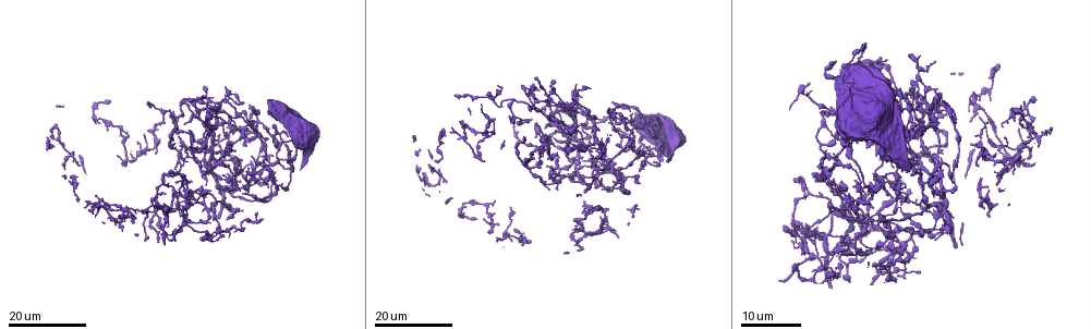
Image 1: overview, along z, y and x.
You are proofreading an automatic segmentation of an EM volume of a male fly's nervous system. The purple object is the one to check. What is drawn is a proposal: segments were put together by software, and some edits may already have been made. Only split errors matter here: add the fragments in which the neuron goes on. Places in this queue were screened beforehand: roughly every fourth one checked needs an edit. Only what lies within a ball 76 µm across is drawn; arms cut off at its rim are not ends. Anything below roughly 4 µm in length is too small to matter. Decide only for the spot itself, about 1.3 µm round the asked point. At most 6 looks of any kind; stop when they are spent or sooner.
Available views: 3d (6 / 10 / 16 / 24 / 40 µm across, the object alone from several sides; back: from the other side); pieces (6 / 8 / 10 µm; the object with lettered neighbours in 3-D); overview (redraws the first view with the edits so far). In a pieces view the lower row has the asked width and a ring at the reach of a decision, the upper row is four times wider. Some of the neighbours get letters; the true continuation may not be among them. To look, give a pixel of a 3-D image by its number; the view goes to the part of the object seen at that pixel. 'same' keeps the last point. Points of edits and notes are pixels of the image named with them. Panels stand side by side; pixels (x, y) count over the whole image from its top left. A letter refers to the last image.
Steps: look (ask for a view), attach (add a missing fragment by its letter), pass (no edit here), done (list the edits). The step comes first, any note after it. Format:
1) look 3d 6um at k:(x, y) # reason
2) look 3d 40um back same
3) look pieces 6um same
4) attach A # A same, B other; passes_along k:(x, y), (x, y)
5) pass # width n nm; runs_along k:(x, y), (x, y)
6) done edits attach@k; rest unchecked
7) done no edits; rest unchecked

look 3d 24um at 1:(285, 145) # an open end

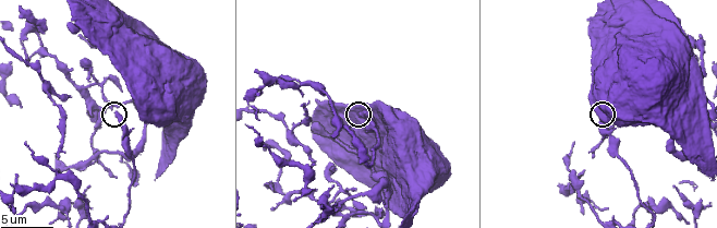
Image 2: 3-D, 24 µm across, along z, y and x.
look pieces 6um at 2:(358, 113) # what lies round it

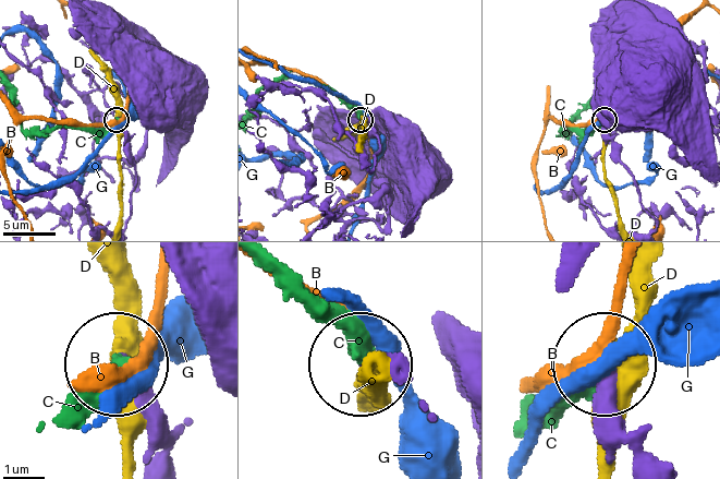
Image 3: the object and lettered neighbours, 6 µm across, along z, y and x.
pass # width 340 nm; B other, C other, D other, G other; none of them fits

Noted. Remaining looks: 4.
look pieces 10um at 2:(699, 36)

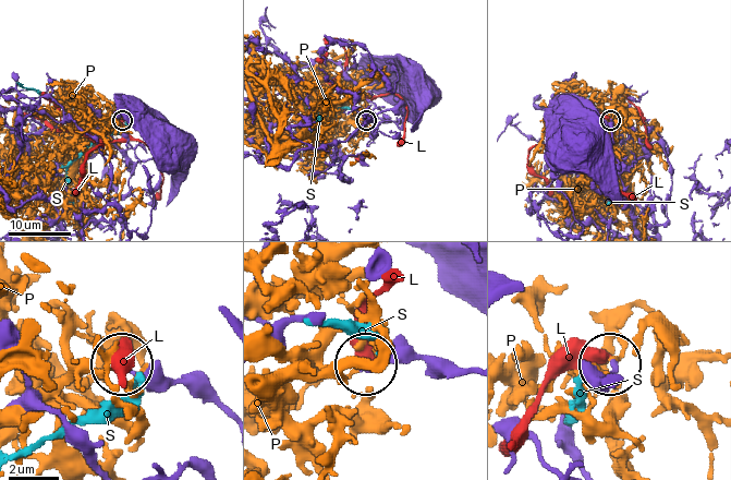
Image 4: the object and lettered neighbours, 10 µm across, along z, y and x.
pass # L other, P other, S other; no lettered fragment goes on from it

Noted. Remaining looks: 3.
look 3d 24um at 1:(473, 217) # branch stops here

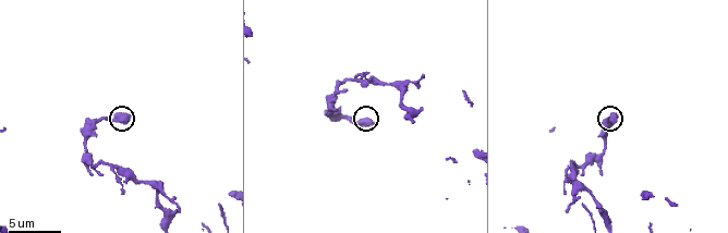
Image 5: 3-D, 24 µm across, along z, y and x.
look pieces 10um at 5:(127, 115) # see the neighbours

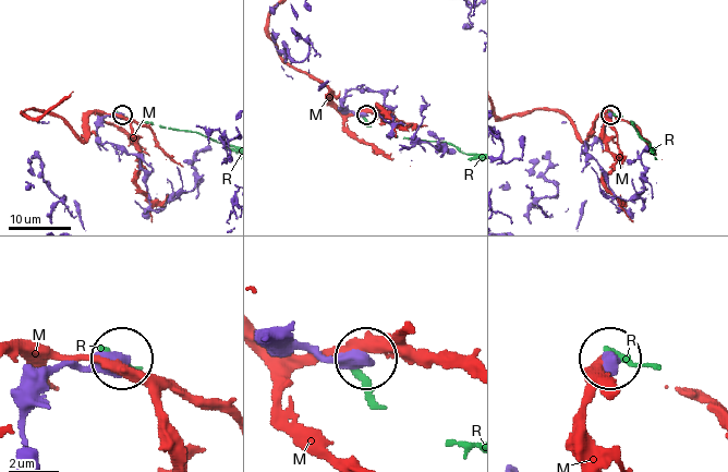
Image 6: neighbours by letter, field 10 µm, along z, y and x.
pass # M other, R other; none of them fits

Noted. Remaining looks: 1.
done no edits; rest unchecked

